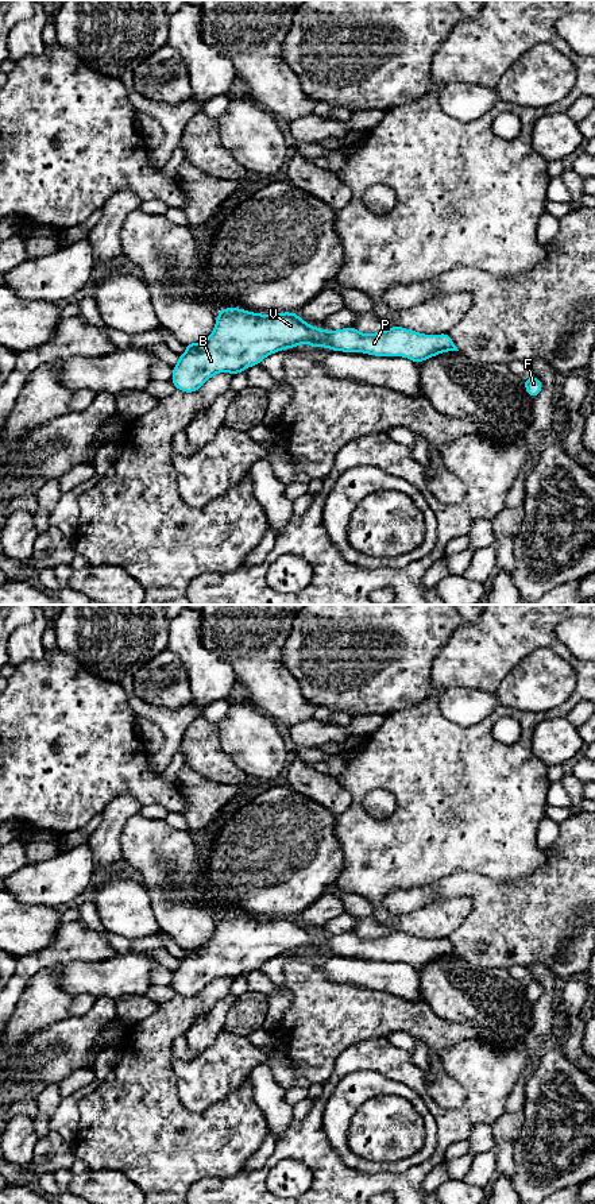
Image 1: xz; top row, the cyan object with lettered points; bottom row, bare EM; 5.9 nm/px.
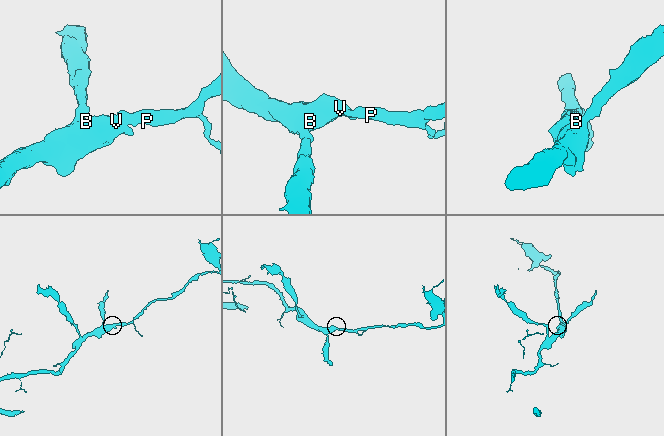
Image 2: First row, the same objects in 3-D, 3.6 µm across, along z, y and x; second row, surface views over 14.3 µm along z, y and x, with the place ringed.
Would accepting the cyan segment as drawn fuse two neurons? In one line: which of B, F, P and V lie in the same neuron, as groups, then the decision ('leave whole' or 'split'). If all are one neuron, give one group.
B F P V | leave whole

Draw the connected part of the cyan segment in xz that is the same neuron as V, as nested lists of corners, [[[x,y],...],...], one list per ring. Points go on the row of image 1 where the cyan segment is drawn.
[[[225,308],[217,313],[215,329],[206,339],[185,344],[186,352],[178,356],[178,363],[173,367],[171,383],[183,393],[194,393],[219,373],[232,375],[243,373],[271,354],[302,346],[305,339],[306,347],[325,347],[331,351],[363,352],[374,356],[403,356],[416,364],[443,352],[459,351],[449,333],[424,335],[401,325],[370,335],[360,333],[356,327],[325,331],[305,323],[298,313],[262,314],[240,308]]]

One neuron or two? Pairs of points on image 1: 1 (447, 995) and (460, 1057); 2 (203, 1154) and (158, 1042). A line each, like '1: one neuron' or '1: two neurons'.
1: two neurons
2: one neuron

